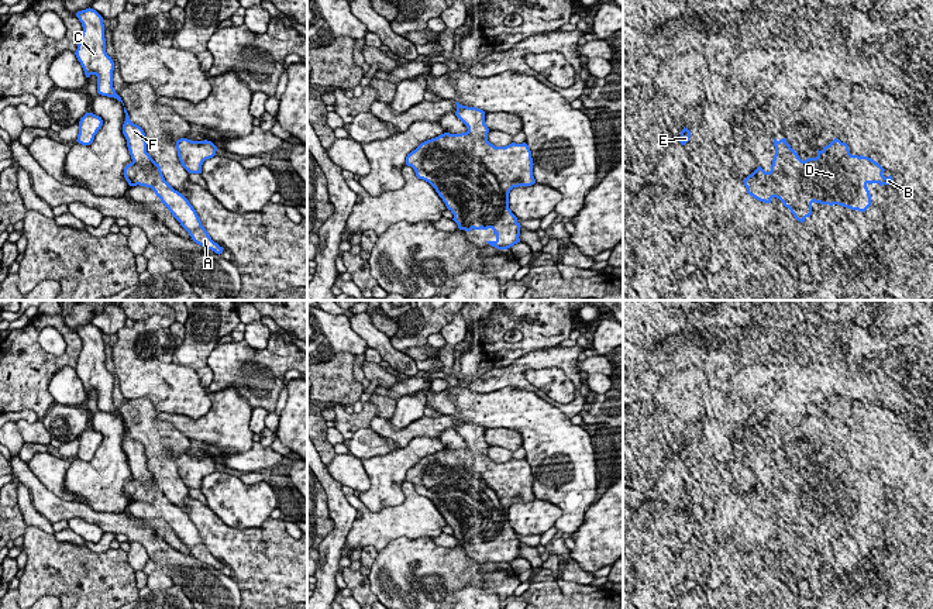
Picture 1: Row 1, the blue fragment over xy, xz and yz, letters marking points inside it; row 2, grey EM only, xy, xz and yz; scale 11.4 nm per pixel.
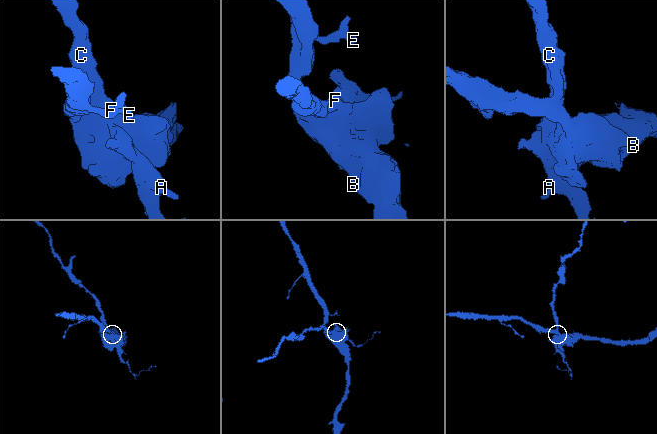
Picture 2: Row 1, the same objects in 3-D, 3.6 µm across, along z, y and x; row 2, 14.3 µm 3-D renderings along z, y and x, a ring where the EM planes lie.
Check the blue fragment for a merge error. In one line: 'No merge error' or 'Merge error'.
Merge error

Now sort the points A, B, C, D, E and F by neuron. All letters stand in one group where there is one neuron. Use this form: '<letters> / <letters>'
A C F / B D E

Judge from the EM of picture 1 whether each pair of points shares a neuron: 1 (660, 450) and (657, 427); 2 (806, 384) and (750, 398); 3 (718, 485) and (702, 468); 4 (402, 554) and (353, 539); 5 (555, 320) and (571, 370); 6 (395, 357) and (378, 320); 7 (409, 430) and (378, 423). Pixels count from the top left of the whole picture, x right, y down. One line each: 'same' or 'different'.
1: same
2: same
3: different
4: different
5: different
6: different
7: same

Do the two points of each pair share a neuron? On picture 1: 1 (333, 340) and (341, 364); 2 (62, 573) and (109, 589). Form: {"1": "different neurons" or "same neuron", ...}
{"1": "different neurons", "2": "same neuron"}

